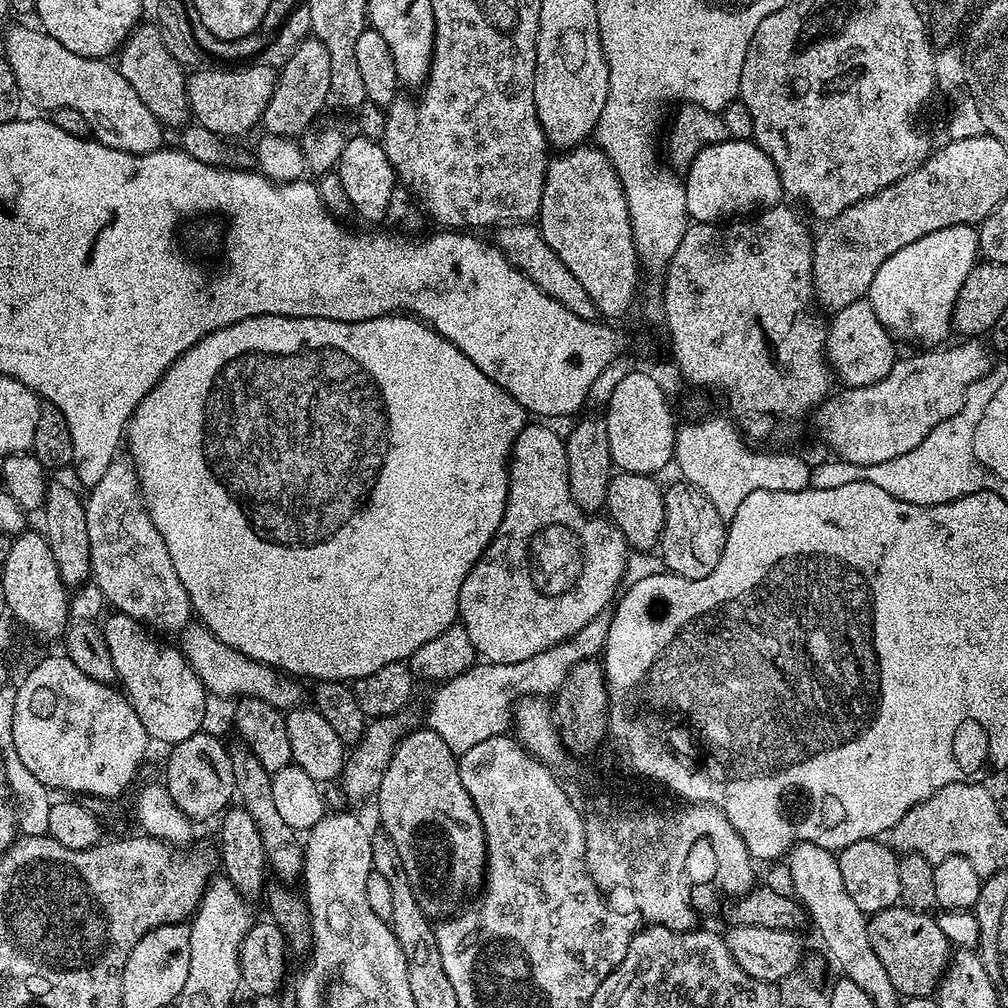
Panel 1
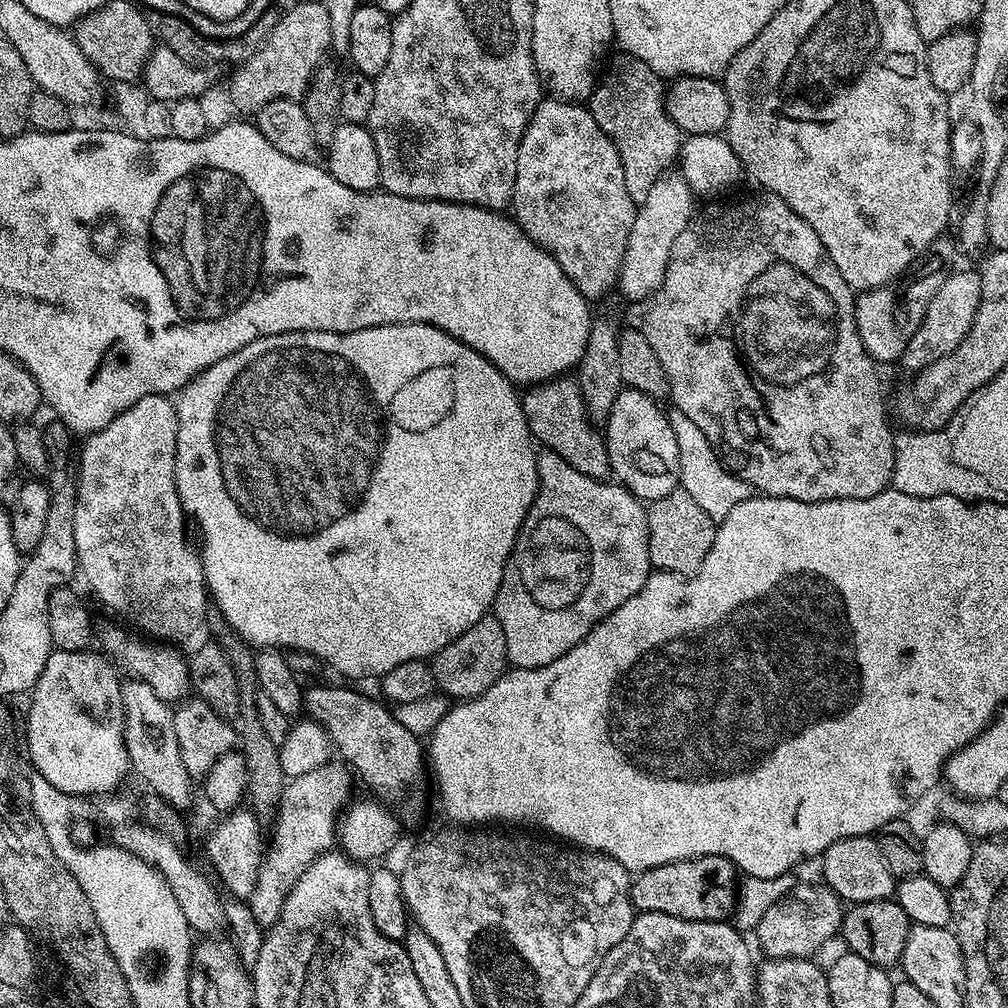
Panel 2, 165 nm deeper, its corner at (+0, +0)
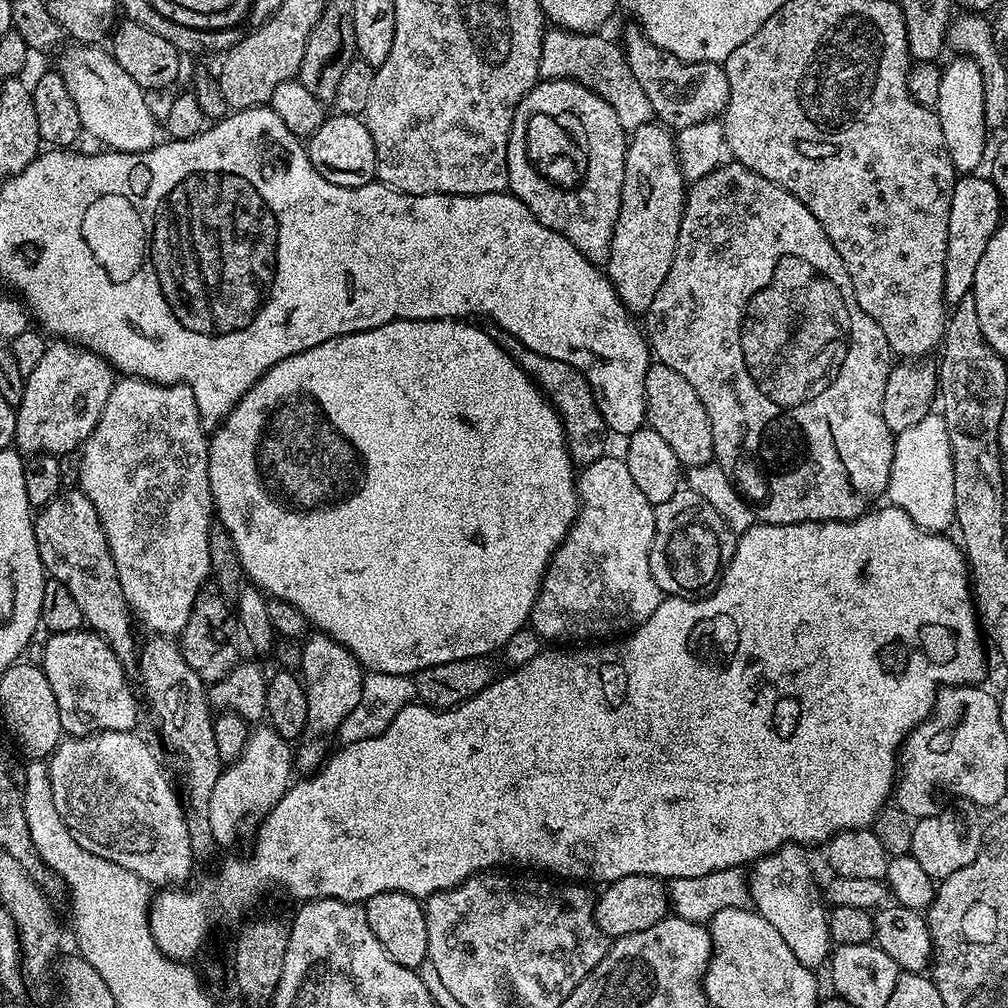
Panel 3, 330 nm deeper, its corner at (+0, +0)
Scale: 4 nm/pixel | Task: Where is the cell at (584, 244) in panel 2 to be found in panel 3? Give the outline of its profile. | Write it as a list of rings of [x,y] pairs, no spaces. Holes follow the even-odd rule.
[[[541,79],[536,87],[524,95],[512,119],[512,129],[508,139],[508,188],[511,195],[517,196],[530,210],[530,214],[534,214],[534,218],[538,218],[538,222],[542,222],[544,228],[561,232],[588,261],[600,266],[607,261],[614,226],[618,222],[618,210],[620,209],[620,199],[622,198],[622,182],[624,181],[625,151],[626,133],[624,127],[618,122],[618,114],[614,114],[612,107],[602,98],[598,98],[598,94],[594,94],[589,88],[576,83],[575,80]]]

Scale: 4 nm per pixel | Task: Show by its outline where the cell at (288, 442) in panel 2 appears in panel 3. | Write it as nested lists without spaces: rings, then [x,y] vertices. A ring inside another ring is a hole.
[[[463,319],[451,320],[395,320],[365,332],[355,332],[349,336],[336,336],[333,340],[322,342],[305,352],[294,354],[282,362],[278,362],[267,374],[256,383],[230,410],[230,414],[221,422],[220,427],[211,433],[208,442],[208,477],[212,491],[212,507],[214,516],[230,534],[238,558],[241,560],[243,575],[255,584],[261,592],[273,600],[284,600],[294,605],[313,629],[323,635],[334,638],[360,663],[361,668],[369,673],[402,675],[411,677],[430,666],[442,666],[442,662],[458,662],[469,660],[475,656],[492,656],[503,649],[507,640],[529,623],[532,606],[536,595],[540,593],[540,582],[556,549],[572,529],[578,511],[578,480],[572,470],[574,463],[568,454],[563,422],[551,401],[542,394],[537,383],[517,365],[506,350],[496,346],[484,333],[483,327],[475,328],[472,324],[464,324]]]

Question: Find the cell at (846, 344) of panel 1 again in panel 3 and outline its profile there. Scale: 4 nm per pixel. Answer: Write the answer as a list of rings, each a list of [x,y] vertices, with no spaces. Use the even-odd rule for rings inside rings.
[[[964,174],[959,177],[952,191],[950,218],[948,219],[948,249],[944,263],[944,295],[949,301],[957,302],[972,291],[974,270],[982,262],[982,254],[1002,223],[1000,192],[987,175]]]

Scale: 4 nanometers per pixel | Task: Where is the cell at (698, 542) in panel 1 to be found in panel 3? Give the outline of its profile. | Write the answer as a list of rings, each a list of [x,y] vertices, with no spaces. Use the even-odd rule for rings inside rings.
[[[678,490],[666,502],[655,505],[654,542],[650,546],[650,574],[665,597],[695,597],[711,589],[719,581],[722,569],[732,560],[737,537],[726,526],[726,522],[697,492]]]

